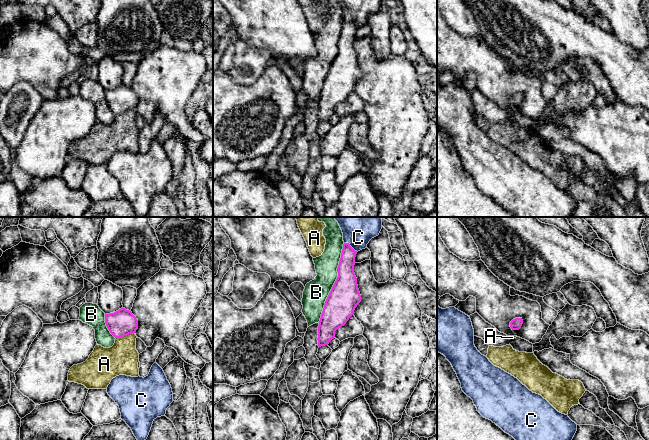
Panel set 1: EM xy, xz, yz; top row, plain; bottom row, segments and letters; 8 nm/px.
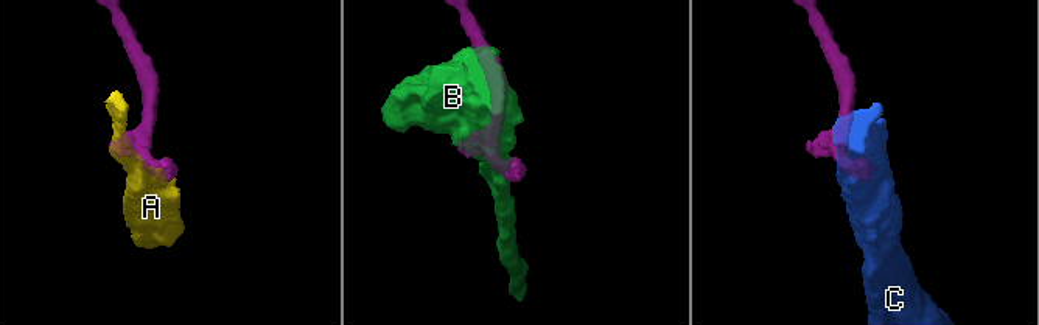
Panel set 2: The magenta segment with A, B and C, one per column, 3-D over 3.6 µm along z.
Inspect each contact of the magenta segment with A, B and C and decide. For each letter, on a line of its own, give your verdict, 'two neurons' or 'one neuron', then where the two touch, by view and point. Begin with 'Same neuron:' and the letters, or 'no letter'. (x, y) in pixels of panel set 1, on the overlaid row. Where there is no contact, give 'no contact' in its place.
Same neuron: C
A: two neurons; meets magenta in xy at (125, 335)
B: two neurons; meets magenta in xz at (334, 283)
C: one neuron; meets magenta in xz at (350, 246)

